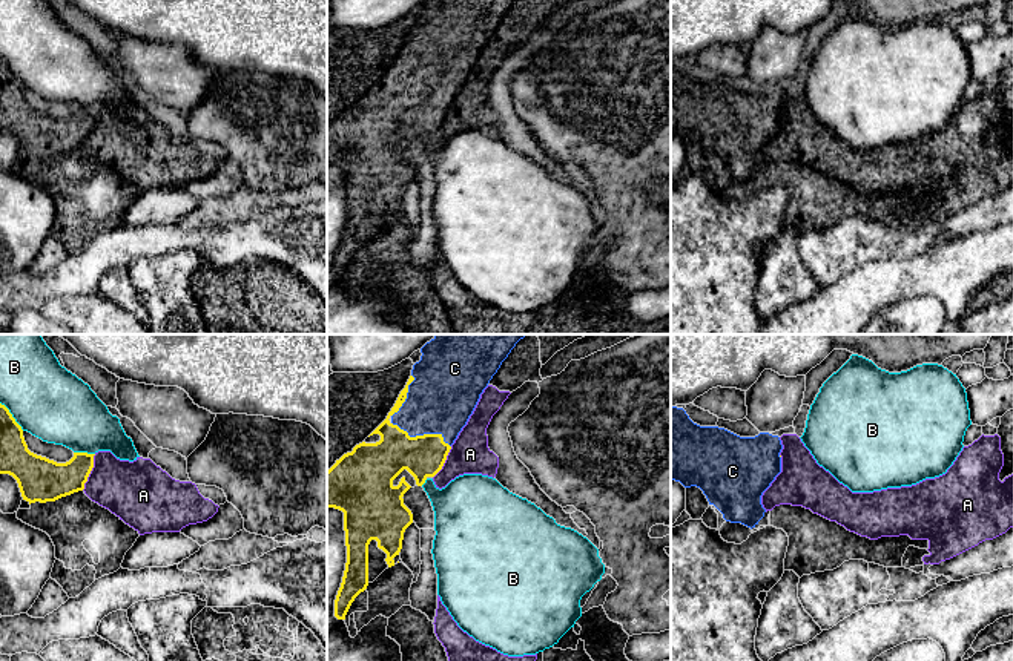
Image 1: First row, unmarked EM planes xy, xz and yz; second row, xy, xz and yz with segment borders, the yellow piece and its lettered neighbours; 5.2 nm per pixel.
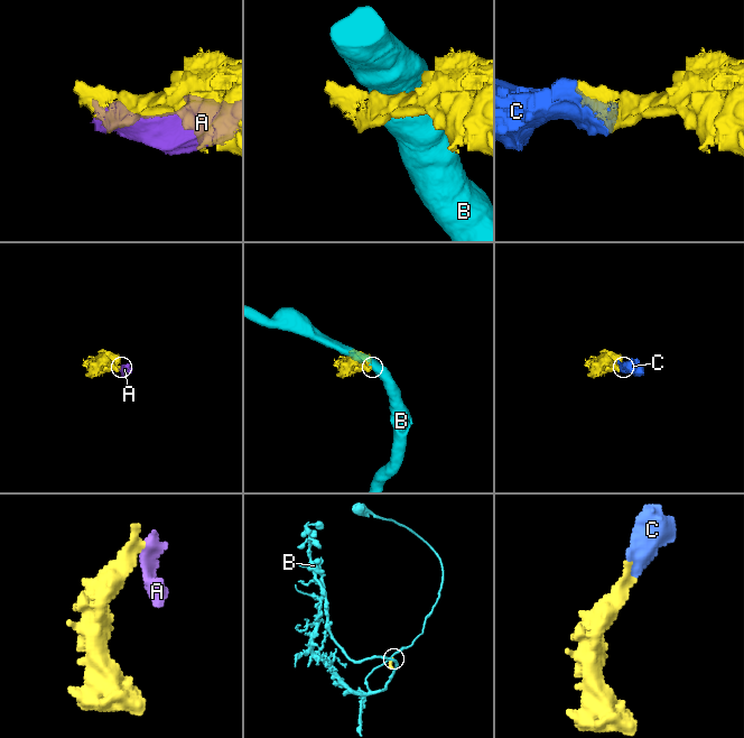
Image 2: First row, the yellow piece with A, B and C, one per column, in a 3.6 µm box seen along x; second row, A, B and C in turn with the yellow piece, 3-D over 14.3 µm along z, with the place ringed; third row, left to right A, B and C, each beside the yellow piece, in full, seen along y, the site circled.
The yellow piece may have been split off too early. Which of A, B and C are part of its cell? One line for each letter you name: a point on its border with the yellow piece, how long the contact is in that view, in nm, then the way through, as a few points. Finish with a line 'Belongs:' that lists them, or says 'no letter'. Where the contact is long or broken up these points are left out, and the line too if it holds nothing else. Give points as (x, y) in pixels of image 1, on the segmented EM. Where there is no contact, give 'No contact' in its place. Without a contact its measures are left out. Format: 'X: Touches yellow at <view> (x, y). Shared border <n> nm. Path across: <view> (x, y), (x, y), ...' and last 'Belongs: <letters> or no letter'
C: Touches yellow at xz (422, 436). Shared border 340 nm
Belongs: C

